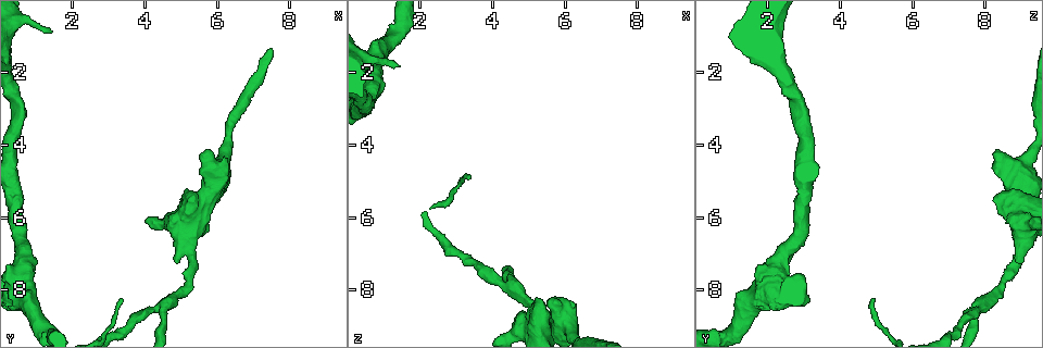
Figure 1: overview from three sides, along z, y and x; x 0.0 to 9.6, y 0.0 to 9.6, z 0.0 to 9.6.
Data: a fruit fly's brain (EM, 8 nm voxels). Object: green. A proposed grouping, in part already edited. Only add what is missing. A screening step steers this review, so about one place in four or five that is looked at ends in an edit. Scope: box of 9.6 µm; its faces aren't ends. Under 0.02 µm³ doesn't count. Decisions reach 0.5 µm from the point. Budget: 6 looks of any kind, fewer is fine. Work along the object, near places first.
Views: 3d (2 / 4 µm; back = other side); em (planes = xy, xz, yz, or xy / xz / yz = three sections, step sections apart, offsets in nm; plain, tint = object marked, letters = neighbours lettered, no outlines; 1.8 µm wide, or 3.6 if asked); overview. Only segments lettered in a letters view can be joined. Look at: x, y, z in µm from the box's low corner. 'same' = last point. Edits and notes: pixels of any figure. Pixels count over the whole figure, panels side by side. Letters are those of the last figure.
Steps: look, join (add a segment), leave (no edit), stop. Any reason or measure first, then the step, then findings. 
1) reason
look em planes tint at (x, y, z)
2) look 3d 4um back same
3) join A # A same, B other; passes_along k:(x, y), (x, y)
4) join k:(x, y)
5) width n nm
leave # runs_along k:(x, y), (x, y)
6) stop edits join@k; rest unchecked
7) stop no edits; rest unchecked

thick turns thin
look 3d 4um at (5.30, 7.05, 8.95)

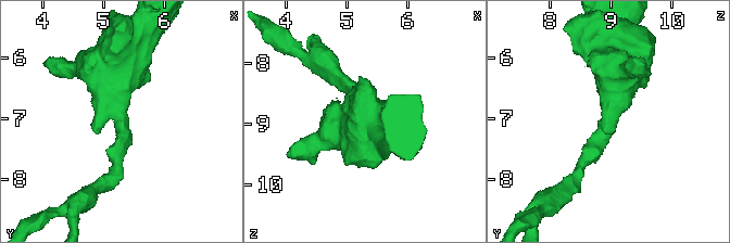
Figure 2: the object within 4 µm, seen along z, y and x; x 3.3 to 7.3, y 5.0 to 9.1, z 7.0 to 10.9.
arm_widths 240, 800 nm; need the tissue
look em 3.6um planes letters at (5.25, 7.05, 8.90)

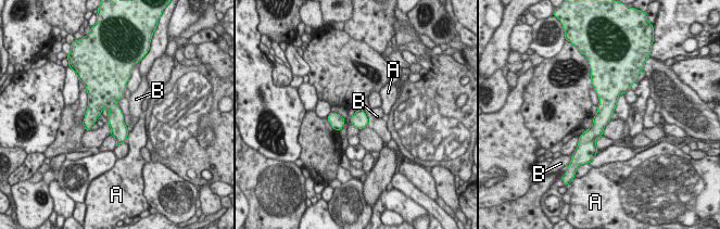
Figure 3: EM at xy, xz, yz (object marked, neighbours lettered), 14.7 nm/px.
leave # A other, B other; runs_along 3:(598, 85), (604, 115), (593, 147); none of them fits

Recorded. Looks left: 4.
stops while still wide
look em 3.6um planes plain at (5.15, 5.55, 8.25)

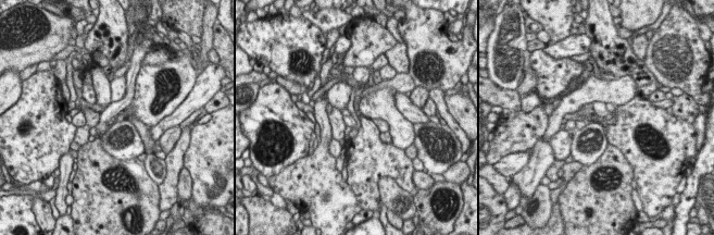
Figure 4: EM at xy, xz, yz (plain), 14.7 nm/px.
what lies round it
look em 3.6um planes letters same

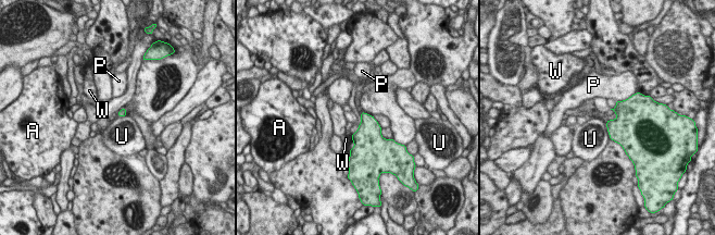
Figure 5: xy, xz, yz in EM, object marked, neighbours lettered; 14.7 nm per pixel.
leave # A other, P other, U other, W other; border 5:(605, 123), (610, 138); none of them fits

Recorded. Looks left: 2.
stop no edits; rest unchecked

